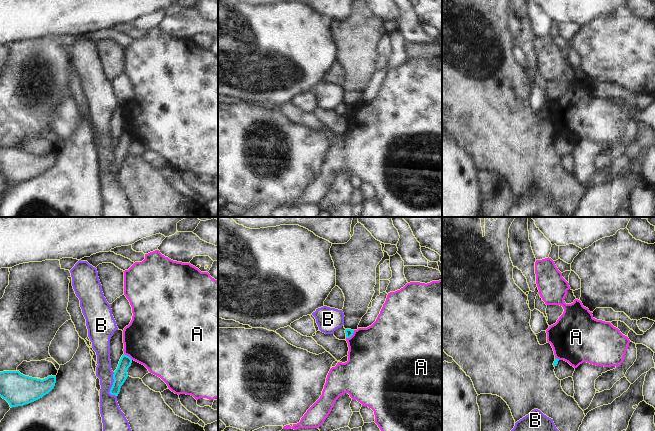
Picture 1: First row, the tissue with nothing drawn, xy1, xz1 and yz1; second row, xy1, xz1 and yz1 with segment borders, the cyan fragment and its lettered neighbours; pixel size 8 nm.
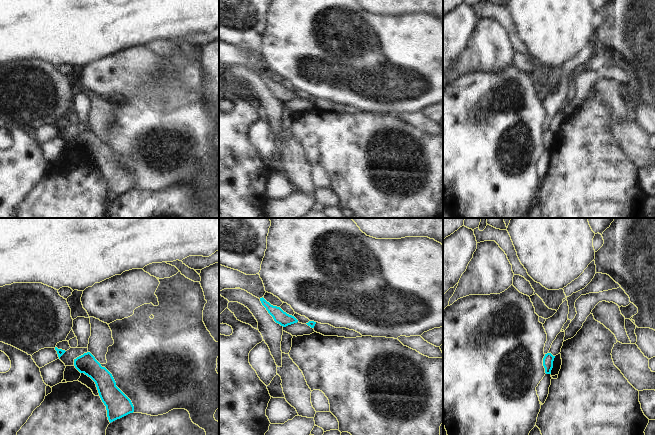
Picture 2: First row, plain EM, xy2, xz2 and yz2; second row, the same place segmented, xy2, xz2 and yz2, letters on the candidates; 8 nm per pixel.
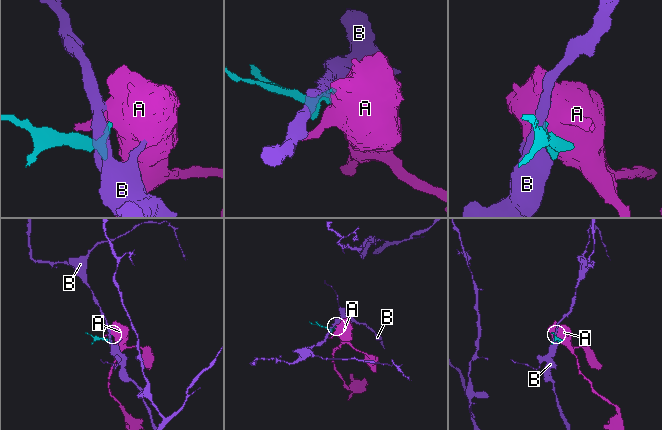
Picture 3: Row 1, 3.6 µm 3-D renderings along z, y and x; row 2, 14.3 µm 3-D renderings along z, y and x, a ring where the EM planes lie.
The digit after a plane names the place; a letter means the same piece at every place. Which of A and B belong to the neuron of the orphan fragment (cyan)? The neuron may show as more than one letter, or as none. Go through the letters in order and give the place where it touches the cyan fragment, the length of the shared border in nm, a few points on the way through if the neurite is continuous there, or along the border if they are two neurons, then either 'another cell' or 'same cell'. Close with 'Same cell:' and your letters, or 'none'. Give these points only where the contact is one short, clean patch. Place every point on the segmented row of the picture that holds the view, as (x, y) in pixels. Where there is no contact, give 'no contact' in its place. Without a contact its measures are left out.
A: xz1 (351, 335) | 100 nm | along xz1 (354, 330), (346, 338) | another cell
B: xy1 (112, 386) | 200 nm | another cell
Same cell: none

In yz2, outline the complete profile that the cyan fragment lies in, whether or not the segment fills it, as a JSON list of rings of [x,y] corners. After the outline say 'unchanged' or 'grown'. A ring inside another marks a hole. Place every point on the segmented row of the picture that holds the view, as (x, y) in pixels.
[[[551,353],[545,354],[545,356],[543,358],[543,366],[545,368],[546,374],[551,374],[554,358],[555,358],[555,356],[553,356]]] | unchanged

